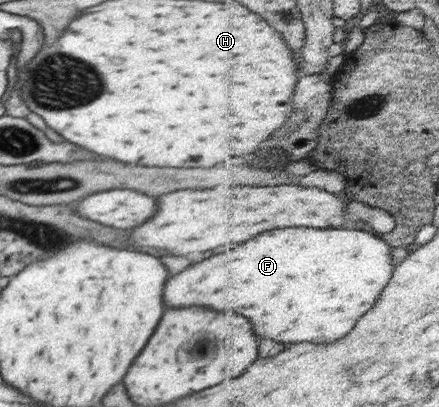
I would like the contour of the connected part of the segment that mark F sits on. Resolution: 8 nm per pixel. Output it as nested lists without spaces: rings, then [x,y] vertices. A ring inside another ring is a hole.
[[[359,227],[272,230],[246,242],[236,252],[220,252],[170,276],[164,286],[164,304],[168,308],[206,306],[214,310],[236,310],[254,322],[260,336],[278,342],[336,342],[346,338],[358,326],[360,318],[378,304],[397,271],[392,256],[394,248],[376,236],[376,232]]]

